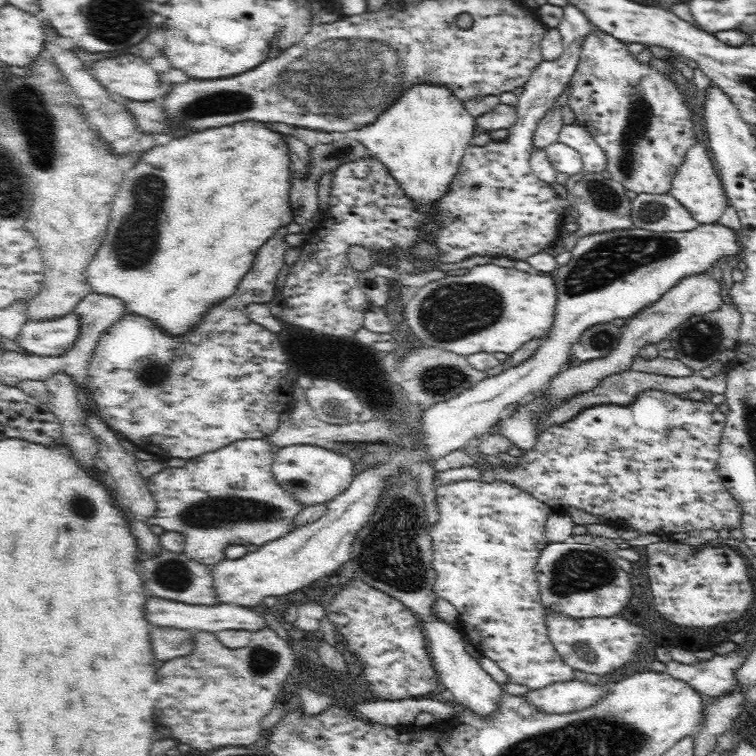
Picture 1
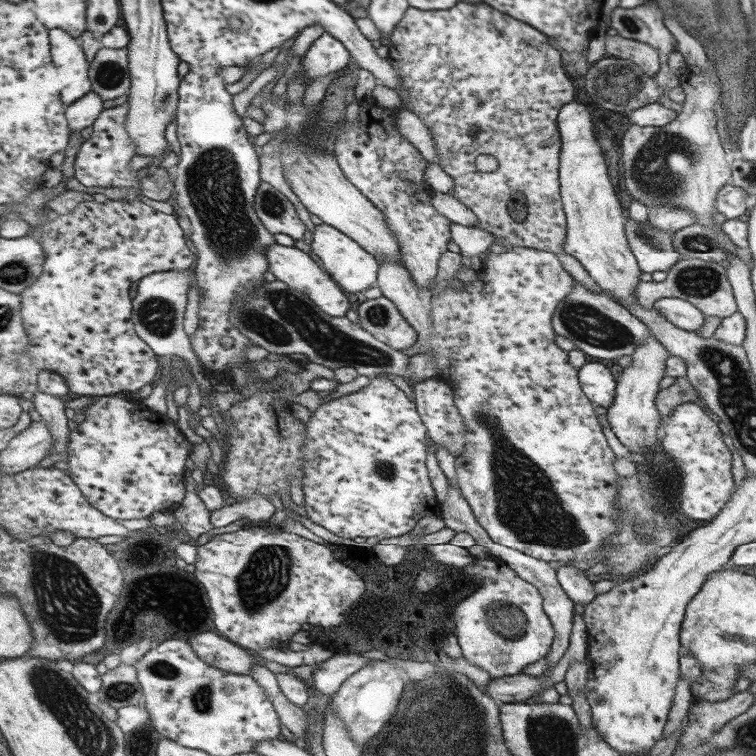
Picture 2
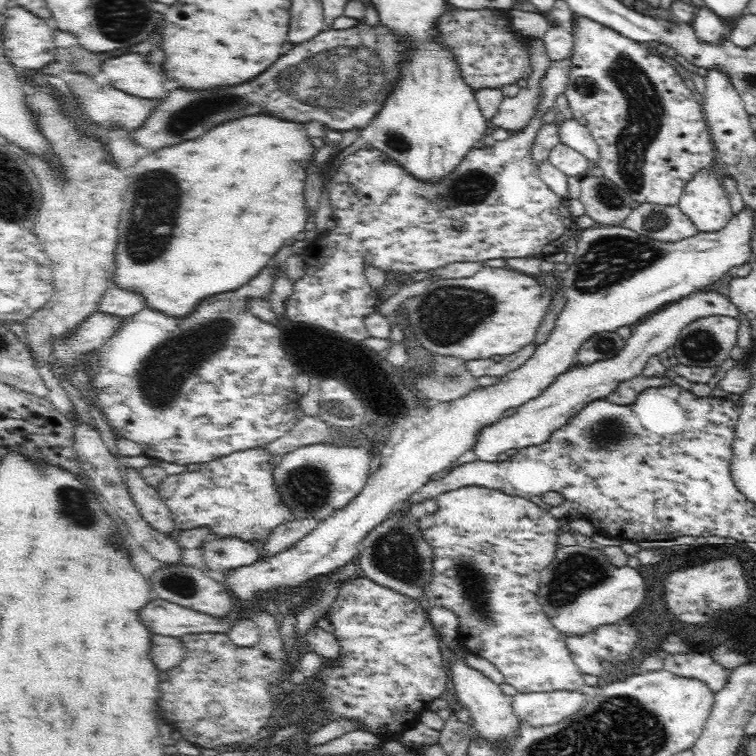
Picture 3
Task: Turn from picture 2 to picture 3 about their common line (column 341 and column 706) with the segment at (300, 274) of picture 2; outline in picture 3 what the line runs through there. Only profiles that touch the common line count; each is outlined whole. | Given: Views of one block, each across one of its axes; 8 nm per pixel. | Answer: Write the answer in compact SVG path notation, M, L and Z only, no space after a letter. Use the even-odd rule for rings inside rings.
M703 288L664 305L650 318L640 319L631 327L631 336L625 340L622 350L614 358L589 365L575 364L572 369L557 376L557 379L538 398L519 406L513 415L504 416L498 422L482 428L472 448L478 460L487 463L496 462L500 452L542 444L551 432L565 425L584 408L584 405L606 398L622 381L631 379L634 375L642 375L646 361L651 356L672 347L680 331L687 324L716 315L736 319L738 309L731 300L726 300L717 291Z

